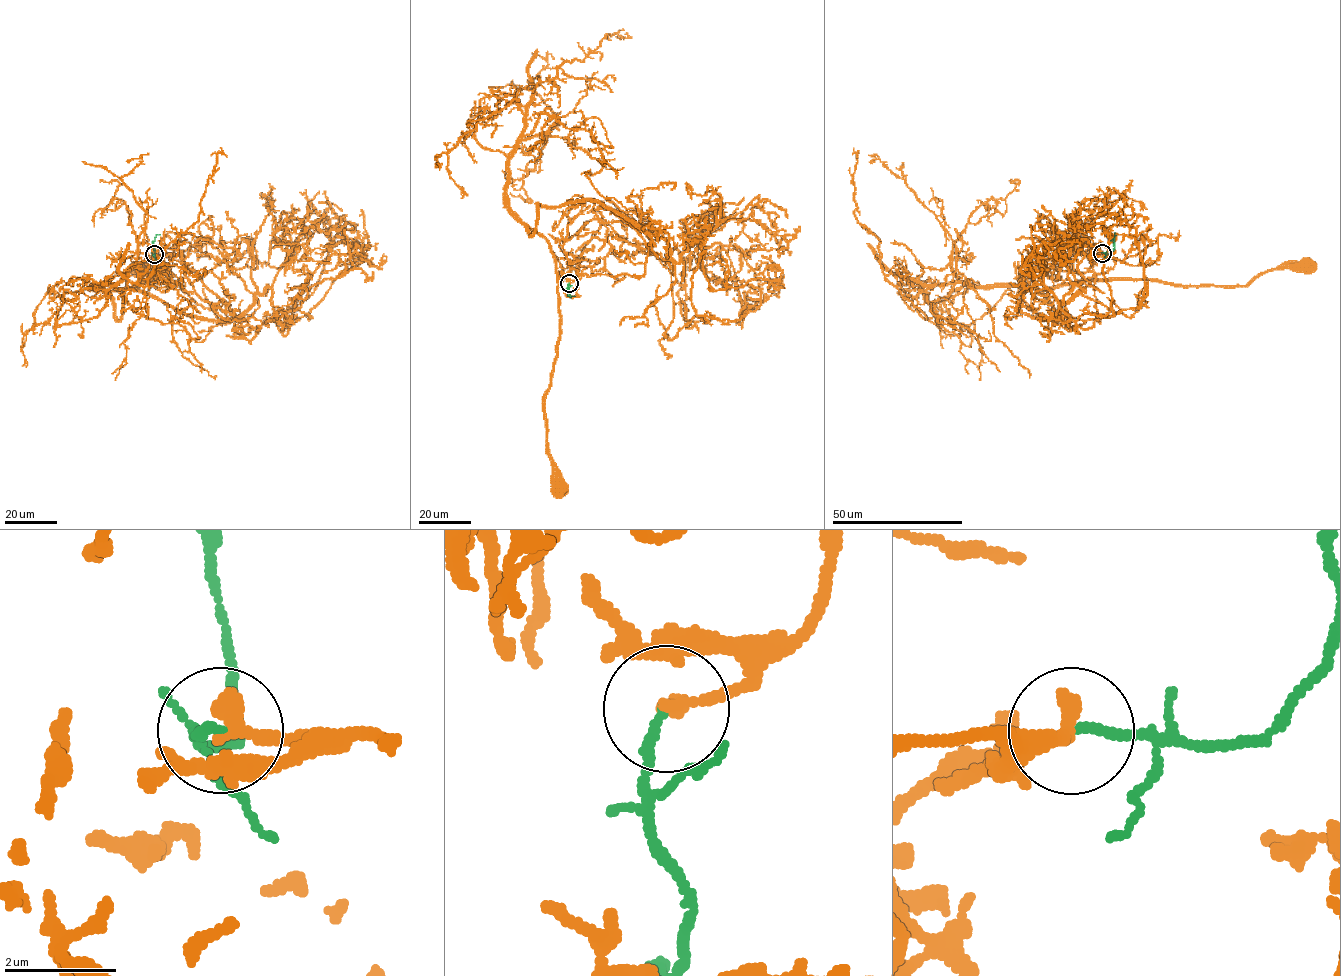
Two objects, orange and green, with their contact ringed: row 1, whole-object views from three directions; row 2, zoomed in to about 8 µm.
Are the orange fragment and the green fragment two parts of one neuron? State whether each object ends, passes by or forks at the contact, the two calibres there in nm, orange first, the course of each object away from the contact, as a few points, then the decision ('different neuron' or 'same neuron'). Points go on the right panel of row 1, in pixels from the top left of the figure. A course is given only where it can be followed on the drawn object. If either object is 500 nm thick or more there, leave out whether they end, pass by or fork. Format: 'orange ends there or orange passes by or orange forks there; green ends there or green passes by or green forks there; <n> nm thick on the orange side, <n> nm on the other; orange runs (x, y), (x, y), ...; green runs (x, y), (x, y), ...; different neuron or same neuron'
orange ends there; green ends there; 340 nm thick on the orange side, 160 nm on the other; orange runs (1101, 252), (1097, 319), (1021, 311), (1024, 289), (1051, 320), (1042, 292), (1073, 282), (1248, 286), (1306, 264); green runs (1101, 252), (1111, 253), (1114, 232); different neuron

